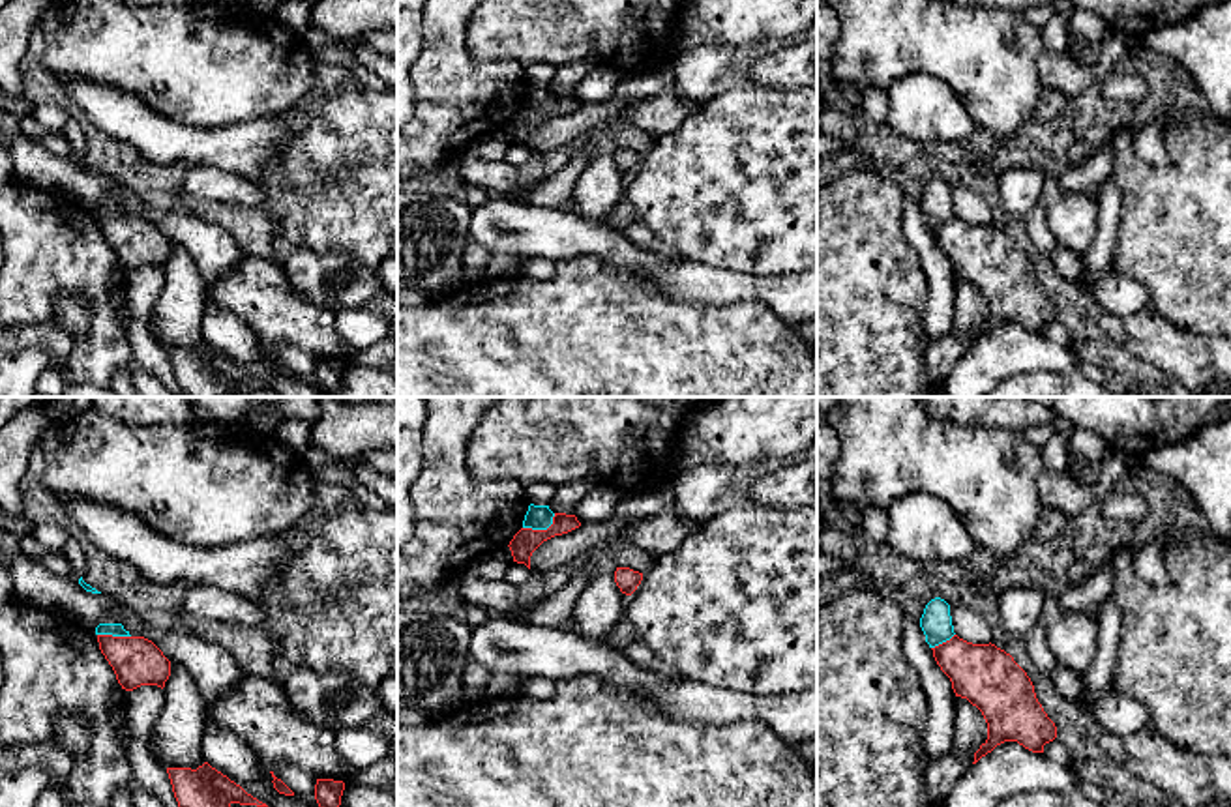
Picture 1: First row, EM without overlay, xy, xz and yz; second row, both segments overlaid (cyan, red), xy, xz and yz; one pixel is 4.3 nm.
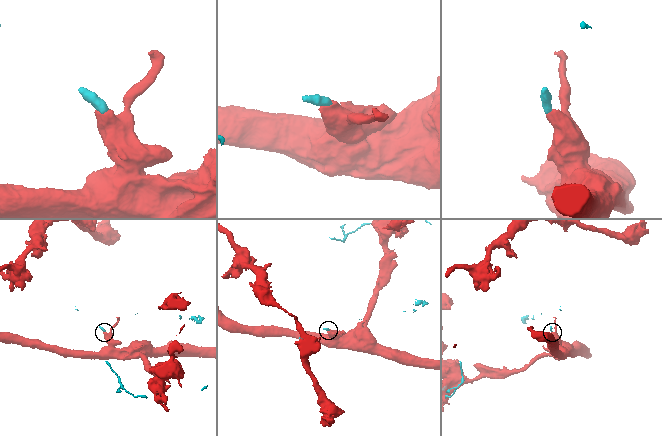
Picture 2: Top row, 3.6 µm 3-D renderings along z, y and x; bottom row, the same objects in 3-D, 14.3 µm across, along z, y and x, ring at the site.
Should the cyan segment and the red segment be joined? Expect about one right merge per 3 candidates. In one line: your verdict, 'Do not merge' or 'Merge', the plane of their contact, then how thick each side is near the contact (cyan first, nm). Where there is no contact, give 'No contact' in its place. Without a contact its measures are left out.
Do not merge. Touches cyan in xz. Thickness 110 nm (cyan) against 110 nm

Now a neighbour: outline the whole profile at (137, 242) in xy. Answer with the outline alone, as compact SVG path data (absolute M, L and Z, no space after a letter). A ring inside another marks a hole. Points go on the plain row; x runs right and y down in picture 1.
M97 215L97 223L122 270L165 268L171 257L171 242L152 221L144 217Z

